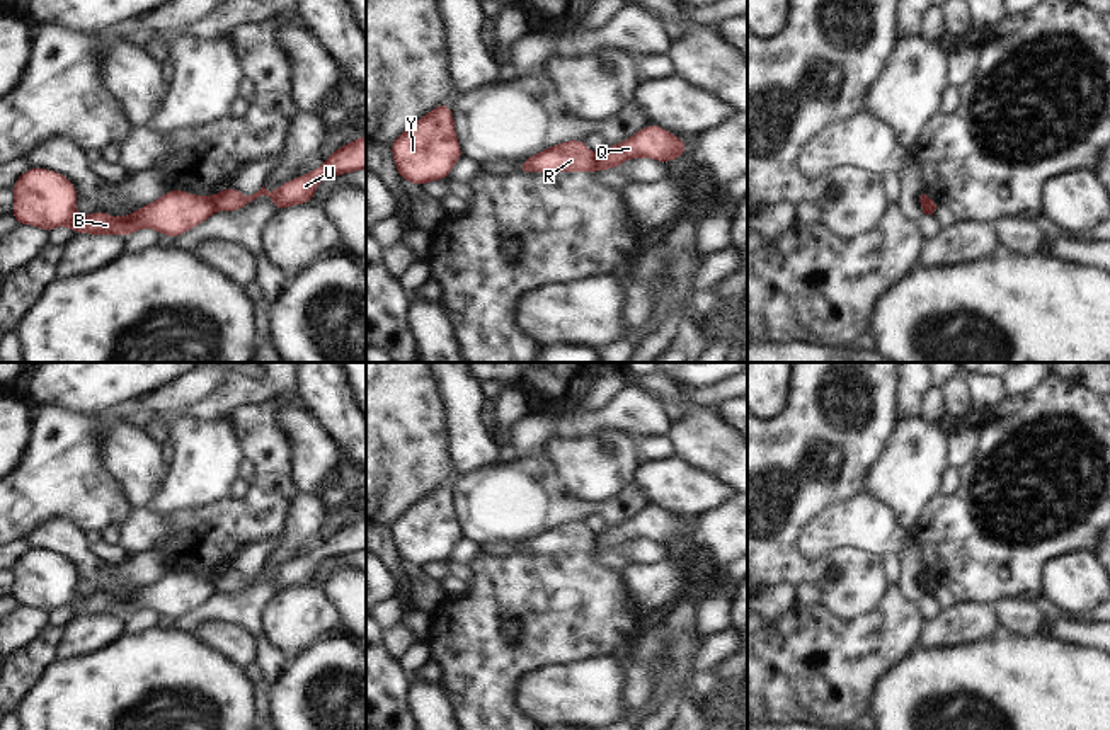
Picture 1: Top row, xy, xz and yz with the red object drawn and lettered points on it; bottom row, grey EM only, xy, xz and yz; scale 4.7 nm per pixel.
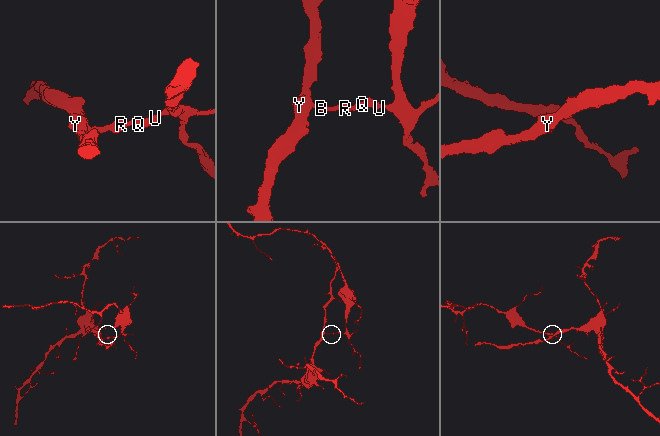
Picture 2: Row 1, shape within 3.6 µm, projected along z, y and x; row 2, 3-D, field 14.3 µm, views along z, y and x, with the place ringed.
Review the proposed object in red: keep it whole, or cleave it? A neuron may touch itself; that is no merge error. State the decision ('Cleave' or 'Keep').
Cleave

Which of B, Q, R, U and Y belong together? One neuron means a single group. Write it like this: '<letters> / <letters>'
B R Y / Q U

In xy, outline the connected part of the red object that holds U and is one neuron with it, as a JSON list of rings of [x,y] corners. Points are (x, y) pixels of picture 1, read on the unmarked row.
[[[366,517],[337,529],[322,548],[288,562],[276,572],[269,573],[266,567],[252,577],[240,575],[235,568],[225,568],[216,573],[211,582],[216,592],[238,592],[259,577],[269,577],[276,587],[276,594],[288,587],[300,587],[313,580],[317,567],[325,556],[344,556],[354,551],[366,551]]]

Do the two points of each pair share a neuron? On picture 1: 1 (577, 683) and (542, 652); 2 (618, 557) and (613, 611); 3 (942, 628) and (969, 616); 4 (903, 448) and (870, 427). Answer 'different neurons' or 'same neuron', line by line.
1: different neurons
2: different neurons
3: same neuron
4: different neurons

